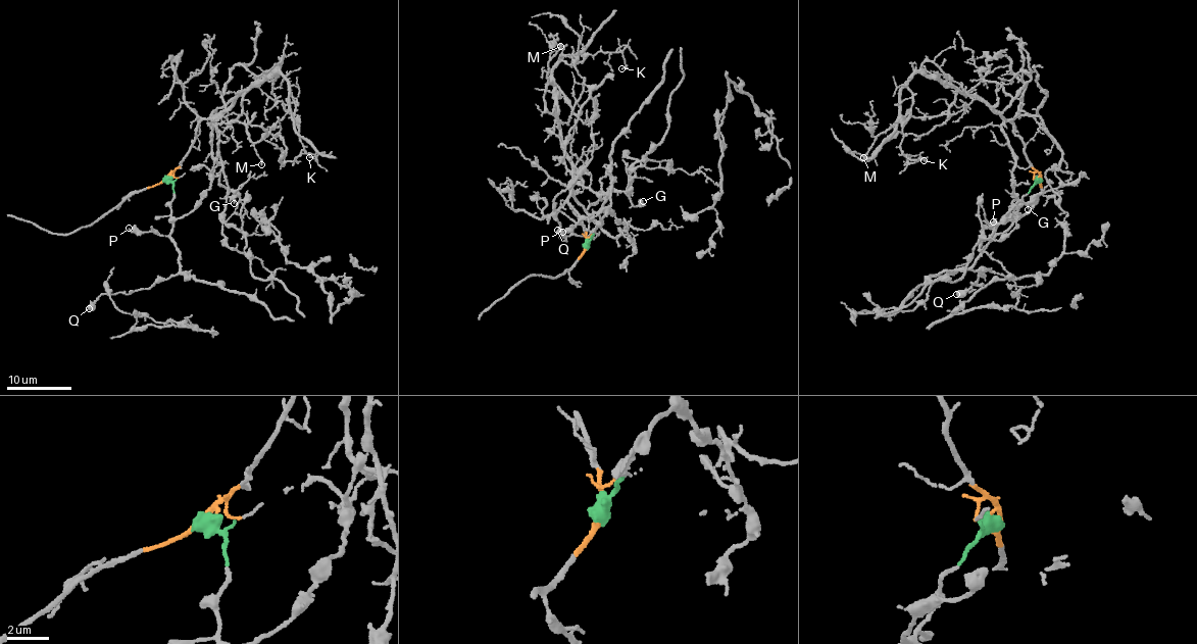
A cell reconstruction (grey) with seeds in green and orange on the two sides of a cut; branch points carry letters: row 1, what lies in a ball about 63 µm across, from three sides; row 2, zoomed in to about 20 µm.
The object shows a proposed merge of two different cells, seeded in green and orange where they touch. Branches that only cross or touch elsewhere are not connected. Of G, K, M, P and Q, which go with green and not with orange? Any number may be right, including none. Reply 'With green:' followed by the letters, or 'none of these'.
With green: P, Q

